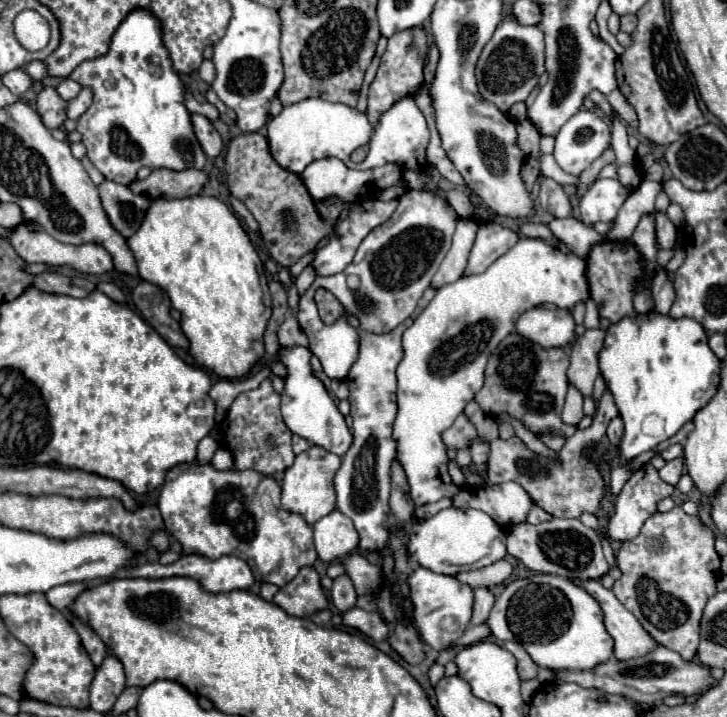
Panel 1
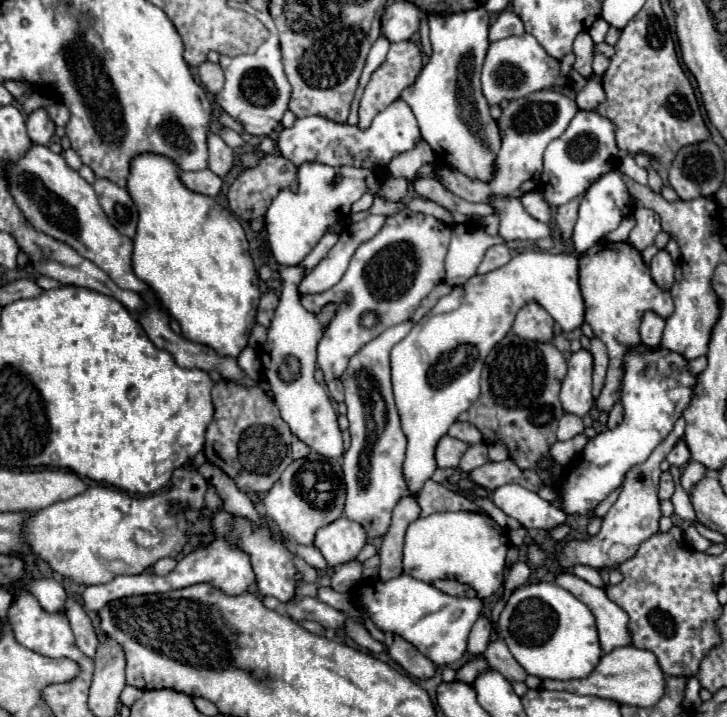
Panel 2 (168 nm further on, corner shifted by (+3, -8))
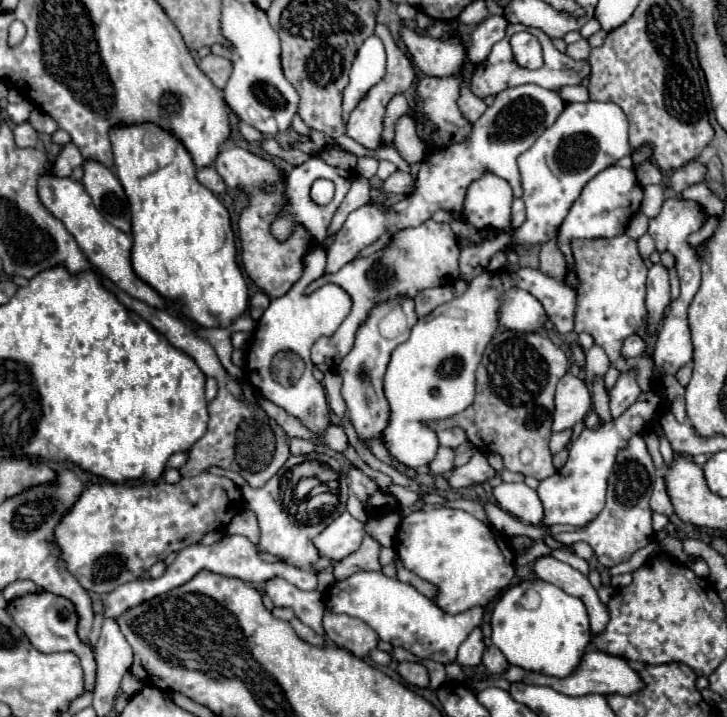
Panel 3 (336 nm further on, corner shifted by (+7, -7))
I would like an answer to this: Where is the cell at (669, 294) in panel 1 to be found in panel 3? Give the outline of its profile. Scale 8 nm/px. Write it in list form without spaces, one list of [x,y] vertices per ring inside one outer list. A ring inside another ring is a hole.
[[[636,333],[630,335],[630,337],[624,341],[622,355],[624,355],[624,357],[648,357],[646,341],[644,341],[640,335],[636,335]]]

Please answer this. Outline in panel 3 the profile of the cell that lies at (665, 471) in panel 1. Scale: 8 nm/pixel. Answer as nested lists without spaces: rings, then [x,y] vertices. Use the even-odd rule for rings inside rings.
[[[658,477],[656,483],[654,483],[654,491],[652,491],[652,497],[650,497],[650,507],[652,507],[652,511],[664,513],[664,515],[668,515],[668,517],[674,513],[672,501],[670,501],[668,491],[666,491],[664,477]]]

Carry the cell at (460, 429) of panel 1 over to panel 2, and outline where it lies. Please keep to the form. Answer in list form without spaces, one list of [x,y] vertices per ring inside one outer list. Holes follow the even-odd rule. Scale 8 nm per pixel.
[[[446,434],[438,442],[438,448],[436,448],[438,468],[458,468],[458,462],[460,462],[462,454],[466,452],[466,448],[468,448],[468,444],[464,444],[462,440],[452,438],[452,436]]]

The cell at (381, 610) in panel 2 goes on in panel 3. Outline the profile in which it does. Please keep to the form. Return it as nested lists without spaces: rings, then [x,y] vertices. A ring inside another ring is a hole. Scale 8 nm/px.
[[[360,571],[346,581],[334,583],[326,595],[326,605],[334,613],[346,613],[368,623],[382,641],[404,647],[420,659],[432,659],[438,663],[456,661],[456,651],[460,643],[470,635],[474,627],[482,623],[484,607],[472,607],[472,611],[462,611],[460,615],[448,615],[436,607],[432,599],[420,595],[416,587],[400,579],[386,577],[382,571]]]

